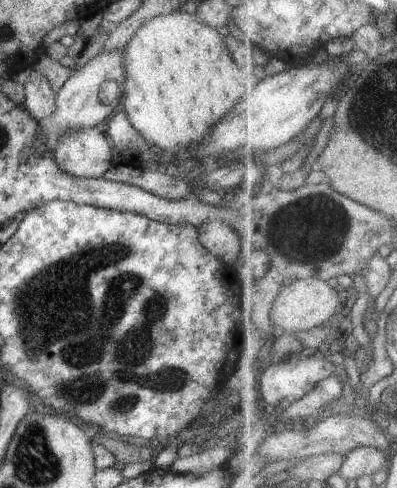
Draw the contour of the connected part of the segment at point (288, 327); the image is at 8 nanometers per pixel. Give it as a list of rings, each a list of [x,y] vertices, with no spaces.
[[[321,278],[296,279],[288,282],[274,302],[271,319],[279,334],[312,330],[326,325],[347,304],[349,292],[343,291],[334,281]]]

